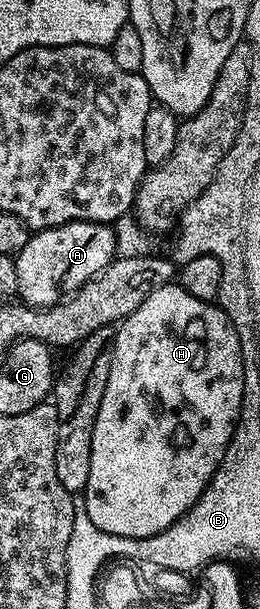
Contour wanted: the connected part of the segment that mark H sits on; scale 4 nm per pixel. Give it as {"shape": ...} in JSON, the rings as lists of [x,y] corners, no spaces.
{"shape":[[[175,282],[154,289],[116,327],[110,377],[94,421],[90,477],[83,489],[86,513],[98,530],[127,539],[165,531],[208,488],[244,408],[244,362],[238,333],[215,302],[198,301]]]}

